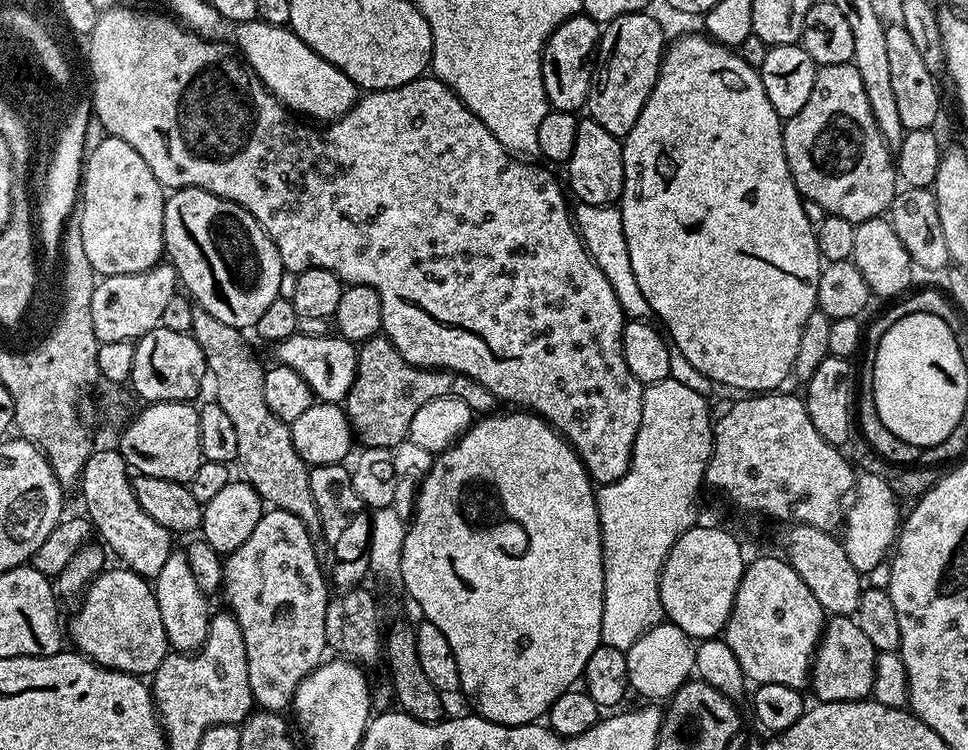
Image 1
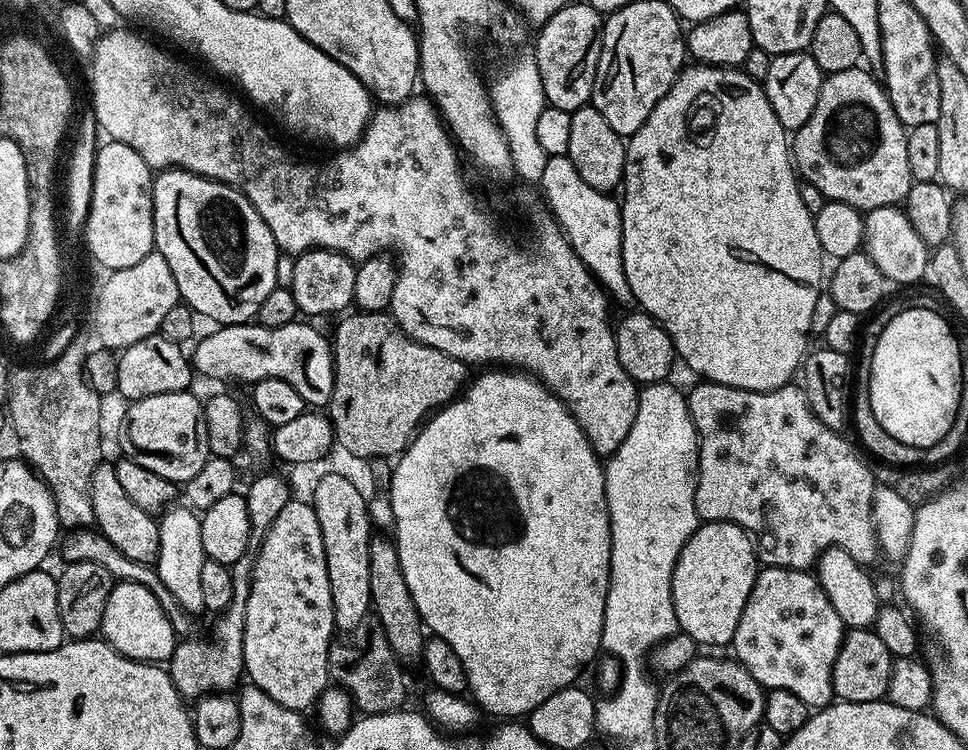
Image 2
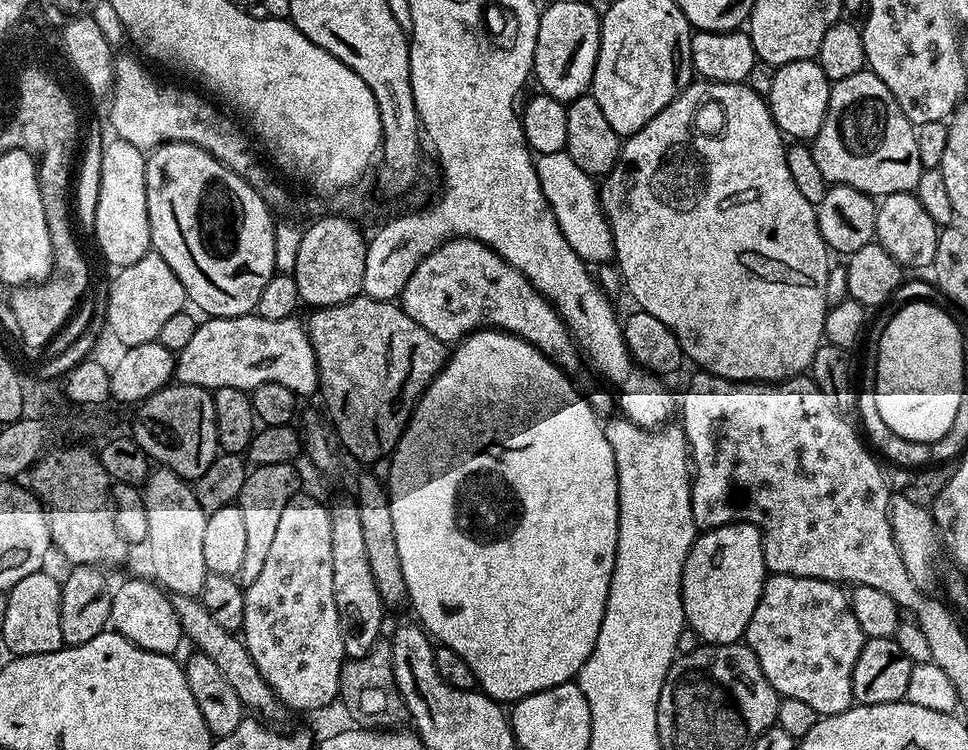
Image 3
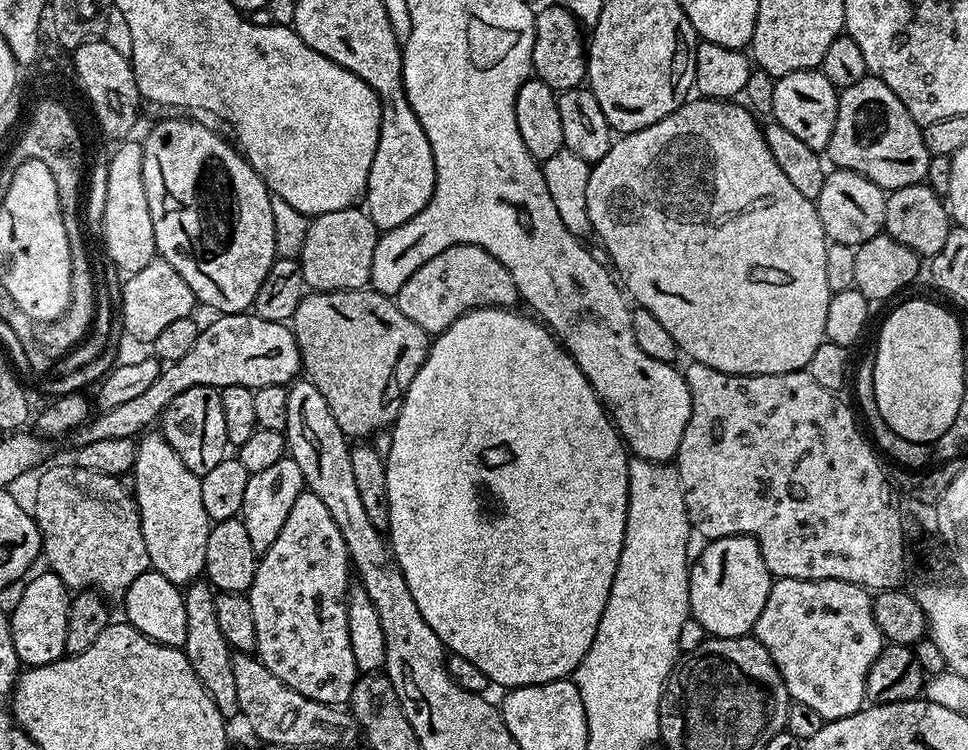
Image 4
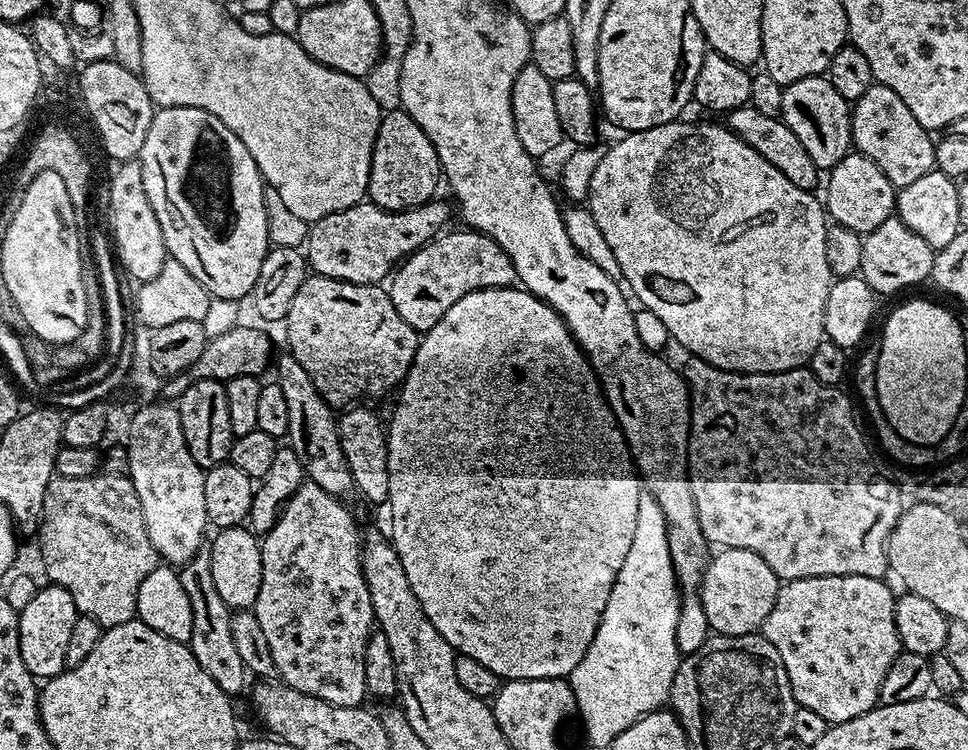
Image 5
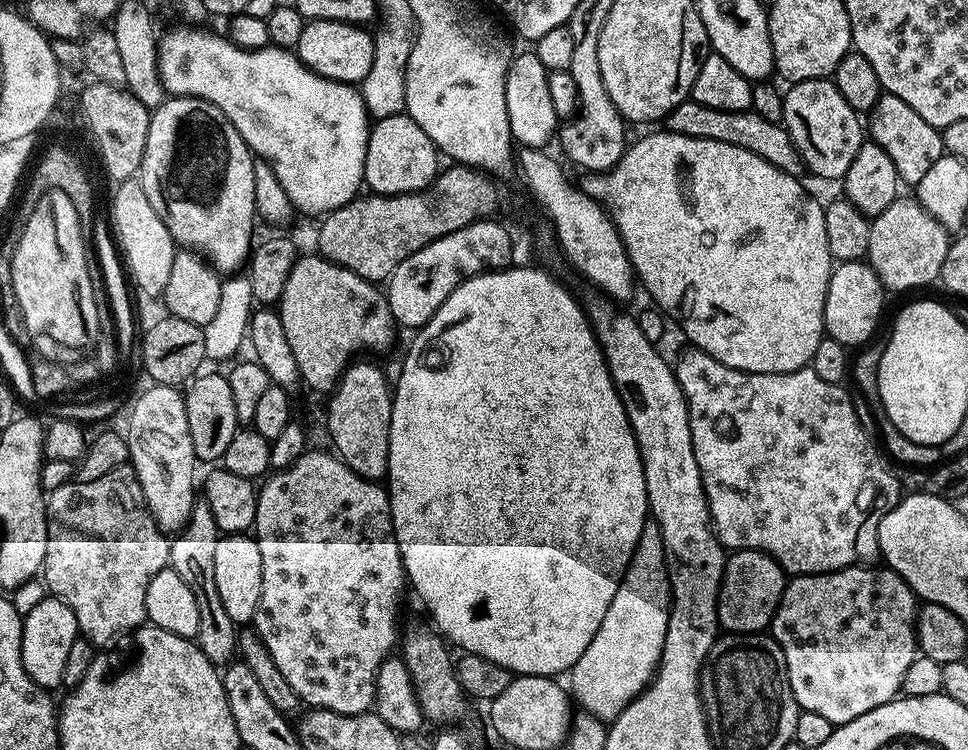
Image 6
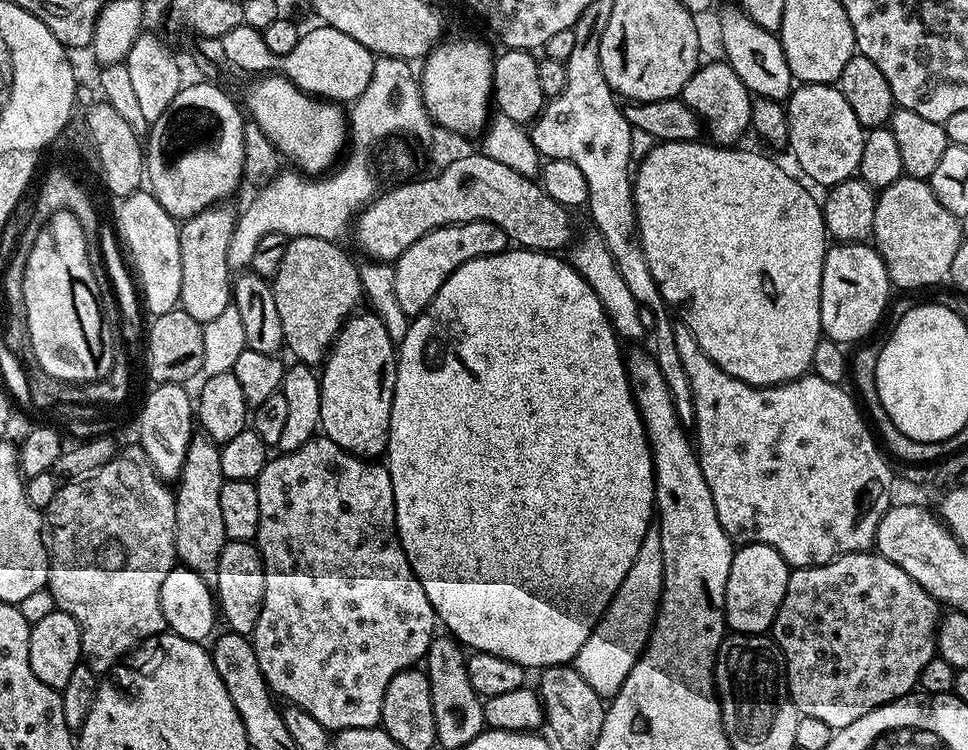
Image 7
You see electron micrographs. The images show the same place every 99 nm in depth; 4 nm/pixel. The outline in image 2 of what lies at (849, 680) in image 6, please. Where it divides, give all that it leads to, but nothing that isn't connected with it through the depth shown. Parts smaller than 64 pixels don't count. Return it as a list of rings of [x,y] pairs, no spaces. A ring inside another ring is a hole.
[[[761,567],[756,574],[754,590],[750,590],[750,598],[742,610],[742,618],[738,618],[738,630],[734,630],[734,638],[730,645],[735,659],[766,690],[790,690],[790,694],[798,694],[809,709],[827,708],[833,703],[832,671],[834,658],[838,658],[838,650],[844,641],[846,629],[842,618],[838,618],[834,606],[830,606],[830,598],[822,590],[811,571],[799,568]]]

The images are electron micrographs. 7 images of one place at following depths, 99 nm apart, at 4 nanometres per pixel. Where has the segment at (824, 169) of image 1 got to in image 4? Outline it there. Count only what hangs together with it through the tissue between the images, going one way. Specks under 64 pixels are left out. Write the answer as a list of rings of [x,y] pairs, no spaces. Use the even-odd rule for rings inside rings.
[[[871,74],[862,78],[862,82],[854,82],[854,86],[843,89],[839,93],[838,118],[834,122],[834,134],[826,149],[826,160],[836,168],[845,168],[851,172],[870,178],[878,187],[893,192],[902,186],[921,183],[928,174],[929,155],[926,150],[924,133],[921,125],[908,113],[906,106],[898,102],[898,94],[886,86],[877,76]]]

